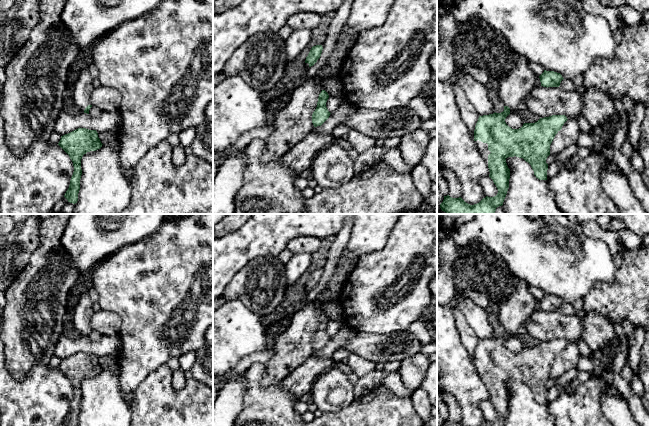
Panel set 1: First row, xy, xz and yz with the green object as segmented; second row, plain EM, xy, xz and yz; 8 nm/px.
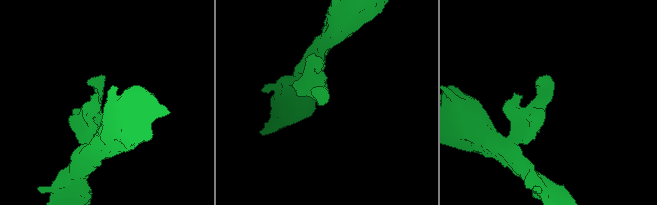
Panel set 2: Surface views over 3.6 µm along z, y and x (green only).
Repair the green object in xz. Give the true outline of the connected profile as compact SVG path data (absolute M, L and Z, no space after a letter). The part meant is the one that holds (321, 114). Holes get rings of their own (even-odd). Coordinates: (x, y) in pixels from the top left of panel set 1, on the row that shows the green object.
M322 90L318 97L317 107L312 114L312 123L314 127L321 126L331 114L326 107L328 98L328 93Z

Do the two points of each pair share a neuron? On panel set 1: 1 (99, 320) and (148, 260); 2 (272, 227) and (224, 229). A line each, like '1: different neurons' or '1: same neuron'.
1: different neurons
2: different neurons

